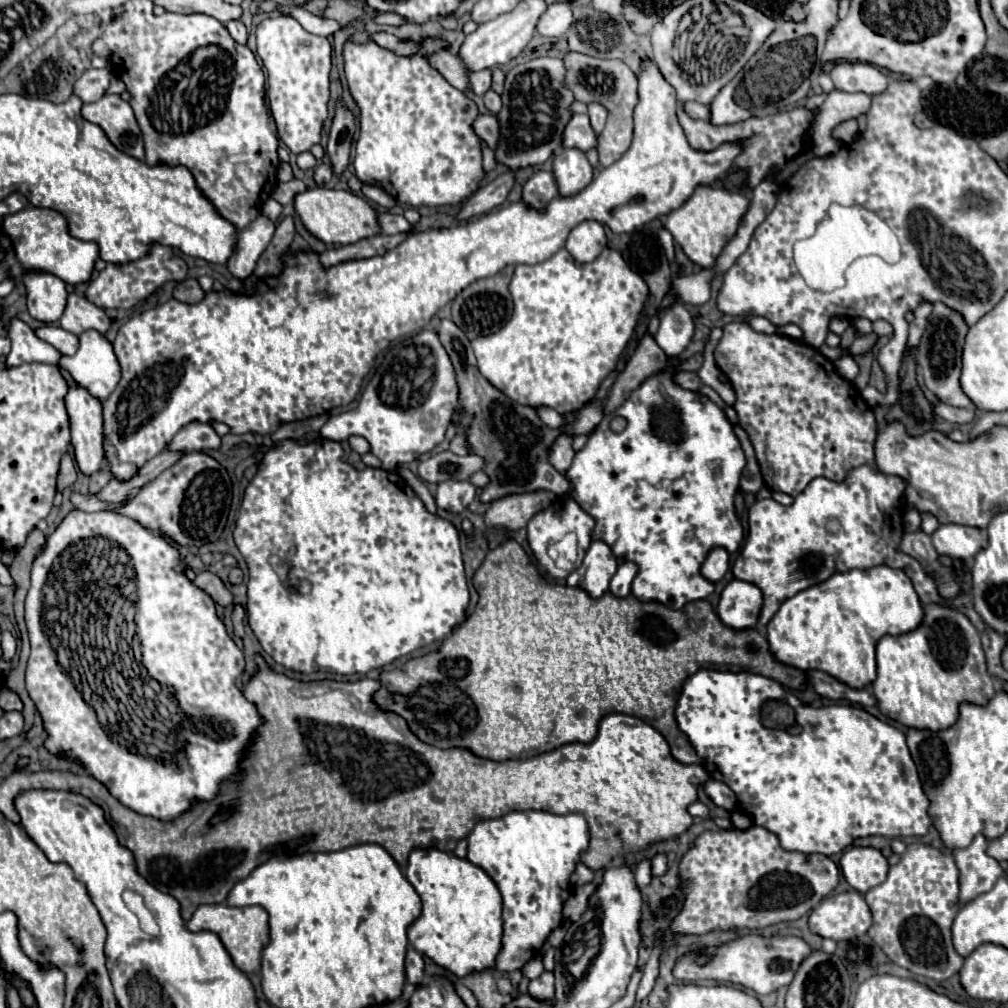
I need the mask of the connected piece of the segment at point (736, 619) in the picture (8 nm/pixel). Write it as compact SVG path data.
M734 579L720 595L718 615L730 629L752 629L758 623L762 601L762 591L756 585Z

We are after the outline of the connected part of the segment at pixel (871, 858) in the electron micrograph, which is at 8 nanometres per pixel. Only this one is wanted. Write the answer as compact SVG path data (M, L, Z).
M852 847L842 853L840 871L856 891L866 893L886 879L888 861L874 847Z

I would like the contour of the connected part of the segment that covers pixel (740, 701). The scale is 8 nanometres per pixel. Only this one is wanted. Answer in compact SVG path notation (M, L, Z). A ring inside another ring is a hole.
M704 669L704 671L698 671L696 675L690 675L684 681L682 695L680 695L678 707L676 707L676 721L678 721L680 731L684 731L688 735L688 739L690 739L690 743L696 747L696 753L704 759L708 775L712 779L718 779L718 781L722 779L736 793L736 797L740 801L740 811L744 811L746 815L750 815L754 819L754 825L760 825L760 827L772 831L778 837L782 849L786 849L786 851L822 853L822 855L830 857L834 853L844 851L858 837L870 837L870 835L882 835L882 837L890 837L890 839L894 839L894 837L912 837L912 835L922 837L922 835L928 833L928 829L932 825L932 817L928 813L930 801L928 801L924 789L922 789L922 783L920 783L920 777L918 777L918 769L912 763L912 757L910 757L904 733L900 729L896 729L894 725L890 725L886 721L880 721L878 717L870 715L868 711L864 711L860 706L830 705L817 708L802 703L794 693L790 693L788 689L784 689L774 679L768 679L768 677L762 677L762 675L754 675L754 673L746 673L746 671L730 673L730 671L708 671L708 669ZM768 699L786 701L794 709L796 723L800 727L800 731L796 735L792 735L788 731L780 731L780 729L768 729L768 727L762 725L762 721L760 721L760 709L762 709L762 705Z

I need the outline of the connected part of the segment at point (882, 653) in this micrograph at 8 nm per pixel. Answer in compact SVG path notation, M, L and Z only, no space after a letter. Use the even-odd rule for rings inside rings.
M944 603L924 605L922 623L902 635L884 635L876 645L878 677L872 683L872 691L878 699L878 707L890 719L906 727L928 727L930 731L940 731L940 727L950 727L956 721L956 707L960 703L988 703L996 695L994 681L986 669L986 657L980 645L980 633L970 623L970 619Z

